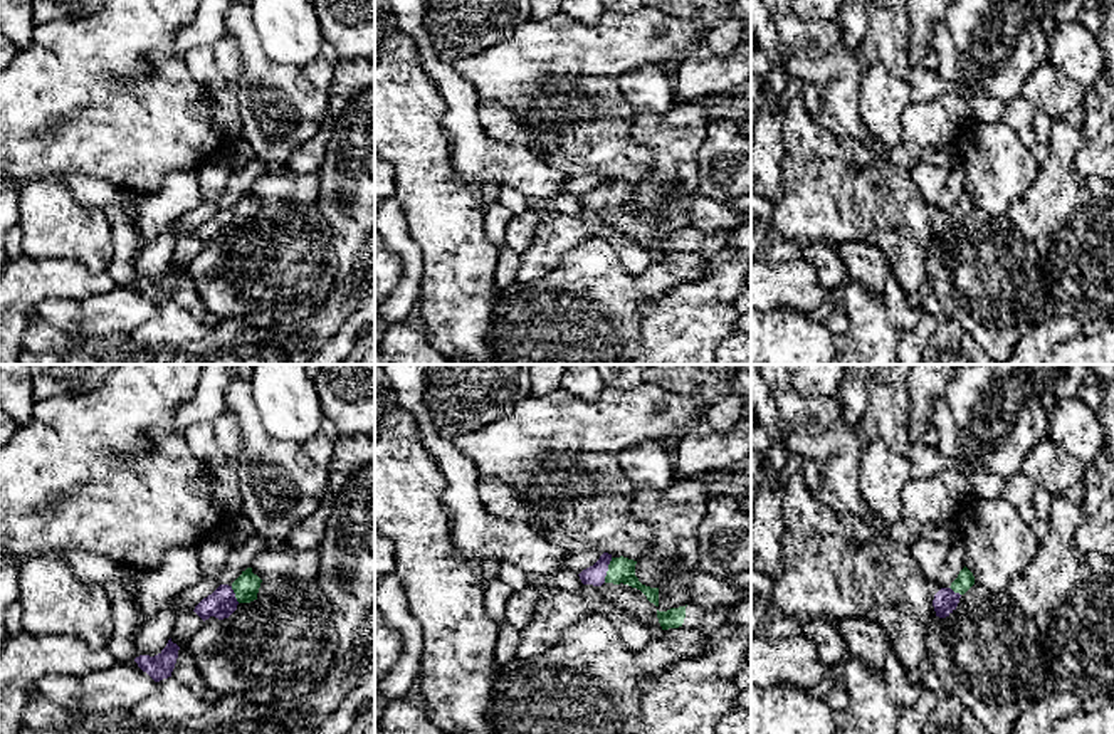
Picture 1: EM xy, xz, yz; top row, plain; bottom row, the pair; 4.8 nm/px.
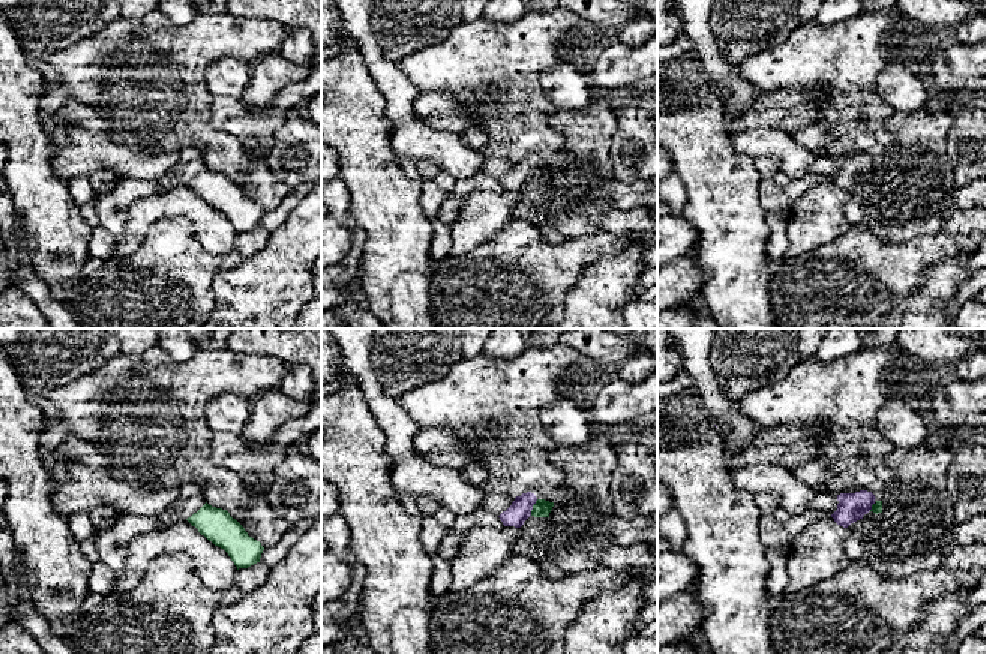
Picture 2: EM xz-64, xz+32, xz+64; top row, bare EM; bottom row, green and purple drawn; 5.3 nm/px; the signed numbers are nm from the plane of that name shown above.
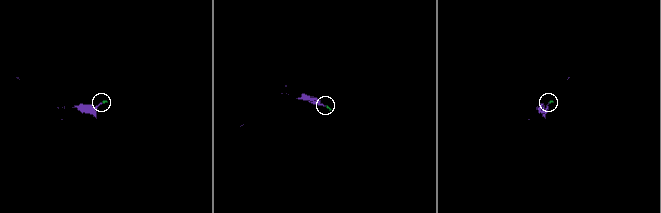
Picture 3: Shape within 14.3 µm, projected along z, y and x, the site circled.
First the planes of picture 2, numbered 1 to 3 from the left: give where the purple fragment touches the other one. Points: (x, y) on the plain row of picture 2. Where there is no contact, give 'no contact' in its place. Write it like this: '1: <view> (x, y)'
1: no contact
2: xz+32 (533, 171)
3: xz+64 (872, 171)

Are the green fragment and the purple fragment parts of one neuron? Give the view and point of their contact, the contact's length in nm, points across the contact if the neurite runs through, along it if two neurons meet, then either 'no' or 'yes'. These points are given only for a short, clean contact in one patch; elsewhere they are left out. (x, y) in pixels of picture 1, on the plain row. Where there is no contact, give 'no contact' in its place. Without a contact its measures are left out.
contact xz (609, 193); length 130 nm; way xz (620, 193), (609, 193), (595, 199); yes

